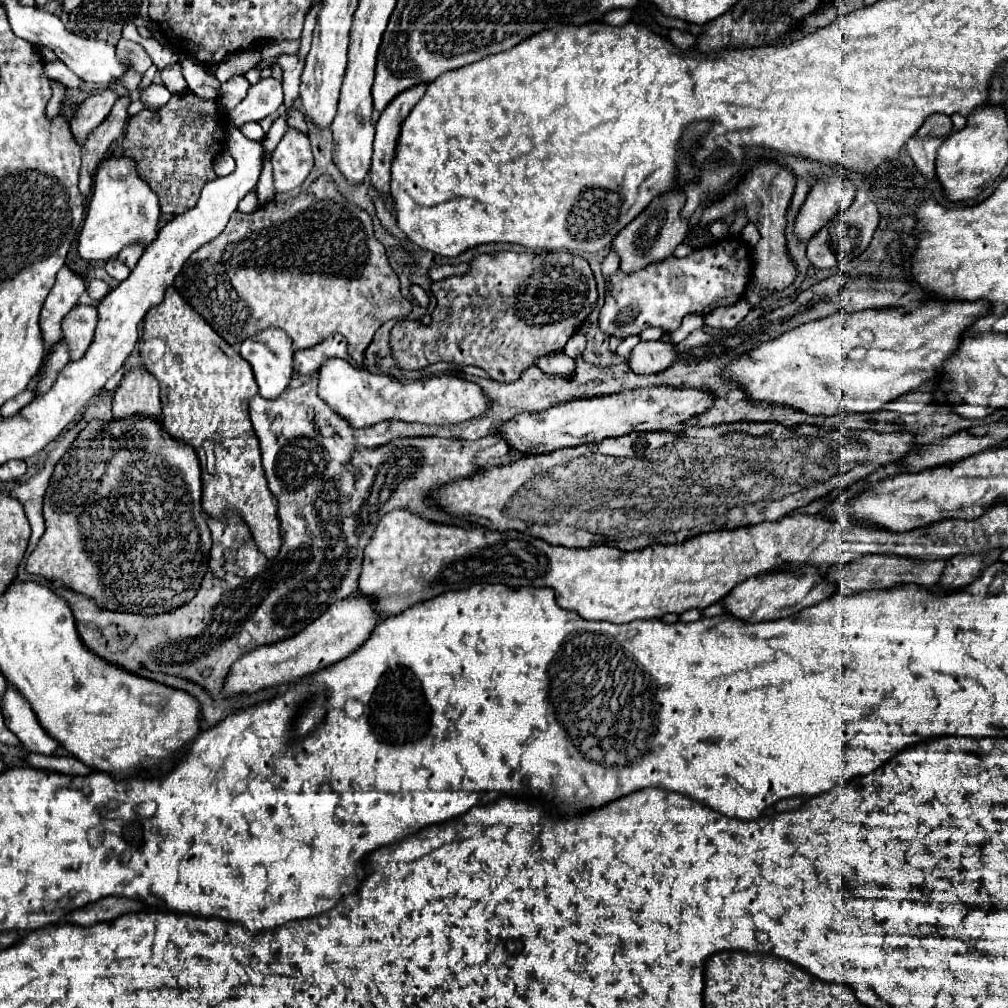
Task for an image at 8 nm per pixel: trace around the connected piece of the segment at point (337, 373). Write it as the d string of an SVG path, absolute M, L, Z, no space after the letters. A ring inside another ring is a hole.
M328 360L318 372L318 396L354 428L374 426L384 420L404 420L420 424L460 424L486 414L492 400L482 388L458 376L430 376L408 384L396 382L388 374L372 374L352 366L348 360Z

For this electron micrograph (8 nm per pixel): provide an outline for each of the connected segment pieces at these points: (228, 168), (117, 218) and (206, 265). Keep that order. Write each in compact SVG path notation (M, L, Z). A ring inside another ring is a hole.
M222 150L222 152L218 154L218 158L216 158L216 164L214 164L216 176L226 176L226 174L230 174L234 168L236 168L234 158L232 158L226 150Z
M130 158L104 160L94 176L88 214L78 238L78 252L84 260L110 260L126 246L140 244L144 250L156 240L160 224L160 202L146 182L140 180Z
M320 176L318 180L314 180L310 184L308 190L304 190L300 196L296 198L290 198L286 202L268 202L264 206L260 206L258 210L250 212L250 214L242 214L242 212L234 212L230 216L230 222L228 226L224 228L224 232L212 240L210 244L204 244L200 250L196 250L192 256L190 256L190 262L184 264L182 272L176 276L174 280L174 288L180 292L180 296L200 314L204 316L204 320L232 346L236 344L242 344L242 340L246 338L252 338L256 332L268 328L268 326L276 326L276 328L282 328L290 338L292 338L292 348L294 350L306 350L306 348L314 348L316 344L324 342L328 336L334 336L334 334L342 334L348 342L348 356L356 362L356 364L362 364L364 360L364 352L368 348L368 344L372 342L374 338L374 332L378 330L380 324L384 324L386 320L398 320L398 318L406 318L412 310L412 302L402 298L400 294L400 282L398 282L398 276L396 272L390 268L388 264L388 258L386 258L386 252L384 252L384 246L374 238L374 230L372 230L372 220L368 216L366 210L346 202L346 198L334 188L334 182L330 176Z

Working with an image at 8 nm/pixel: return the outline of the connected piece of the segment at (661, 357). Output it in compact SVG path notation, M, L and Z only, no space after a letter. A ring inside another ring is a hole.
M640 342L628 360L630 370L638 374L656 374L674 364L678 352L672 342Z

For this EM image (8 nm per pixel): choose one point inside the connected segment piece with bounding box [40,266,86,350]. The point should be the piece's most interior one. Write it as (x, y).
(68, 287)

